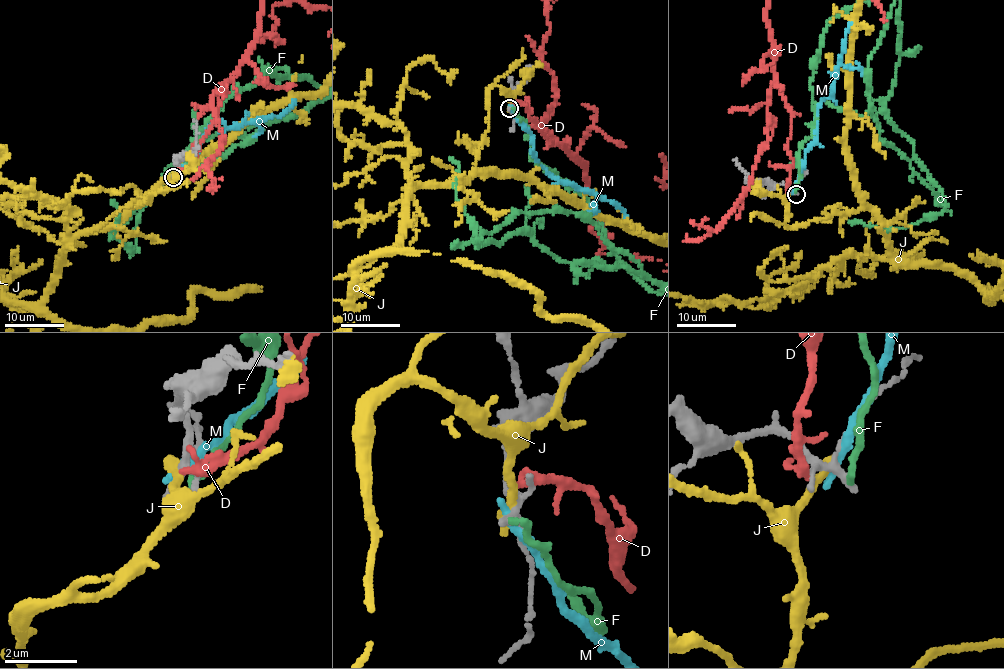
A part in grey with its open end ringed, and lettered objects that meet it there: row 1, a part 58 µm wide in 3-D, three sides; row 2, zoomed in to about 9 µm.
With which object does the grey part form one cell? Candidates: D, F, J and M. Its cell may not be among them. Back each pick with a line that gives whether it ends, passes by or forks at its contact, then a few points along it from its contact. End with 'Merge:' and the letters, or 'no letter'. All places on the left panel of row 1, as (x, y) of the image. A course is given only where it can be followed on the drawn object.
Merge: no letter

